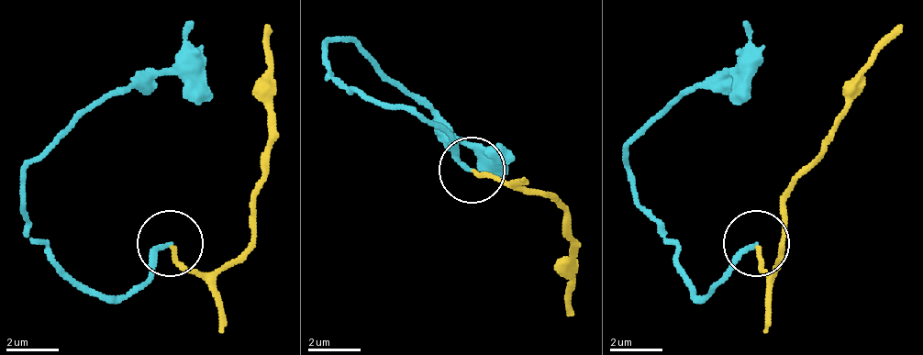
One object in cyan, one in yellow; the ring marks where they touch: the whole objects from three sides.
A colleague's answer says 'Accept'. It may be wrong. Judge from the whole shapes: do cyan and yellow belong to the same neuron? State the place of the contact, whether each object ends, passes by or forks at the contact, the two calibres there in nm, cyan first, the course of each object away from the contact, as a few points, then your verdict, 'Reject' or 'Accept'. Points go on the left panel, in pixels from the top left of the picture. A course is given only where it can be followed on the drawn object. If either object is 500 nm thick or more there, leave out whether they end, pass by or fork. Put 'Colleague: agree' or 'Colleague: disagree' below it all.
Place: (170, 243). At the ring cyan ends. At the ring yellow ends. Thickness 170 nm (cyan) against 170 nm. Course of cyan: (168, 241), (135, 287), (88, 293), (29, 235), (22, 175), (108, 95), (161, 76), (181, 56), (194, 23). Course of yellow: (168, 248), (220, 274), (253, 235), (253, 188), (267, 149), (267, 23). Reject
Colleague: disagree

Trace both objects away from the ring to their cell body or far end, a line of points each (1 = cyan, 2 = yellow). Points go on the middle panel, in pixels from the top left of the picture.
1: (470, 171), (437, 126), (331, 79), (324, 46), (350, 39), (483, 159), (496, 159)
2: (470, 171), (522, 185), (555, 198), (569, 238), (569, 317)

